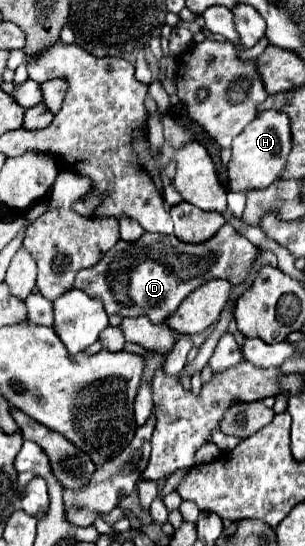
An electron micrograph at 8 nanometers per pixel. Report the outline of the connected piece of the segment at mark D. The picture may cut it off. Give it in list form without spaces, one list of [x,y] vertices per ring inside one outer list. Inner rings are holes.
[[[223,225],[215,237],[205,243],[181,243],[173,235],[145,233],[135,243],[117,241],[113,249],[105,253],[101,263],[77,273],[75,287],[101,299],[107,315],[121,313],[123,317],[145,315],[153,323],[165,323],[165,319],[179,307],[179,303],[199,285],[209,279],[227,279],[231,285],[239,285],[249,273],[259,247],[247,237],[237,235],[231,225]],[[127,287],[127,293],[123,293]]]

